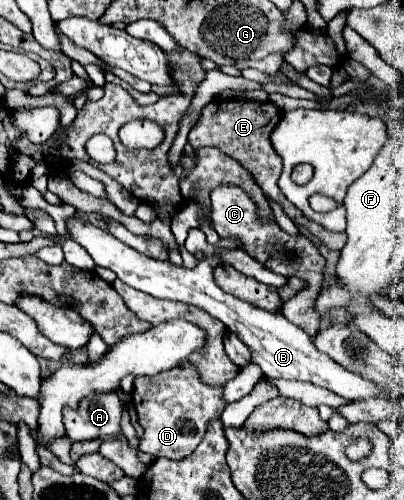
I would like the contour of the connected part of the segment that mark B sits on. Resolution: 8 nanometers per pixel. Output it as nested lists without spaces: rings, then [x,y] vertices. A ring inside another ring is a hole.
[[[67,218],[67,228],[69,228],[71,238],[77,240],[81,246],[85,246],[85,250],[91,254],[91,258],[95,260],[97,266],[113,270],[119,280],[133,286],[135,290],[141,290],[155,298],[177,300],[177,302],[197,306],[201,310],[207,310],[213,318],[221,320],[229,330],[237,332],[239,340],[251,350],[253,362],[263,370],[265,376],[285,378],[285,380],[307,380],[307,382],[313,382],[317,386],[323,386],[323,388],[343,396],[345,400],[367,400],[367,398],[377,398],[377,396],[385,394],[385,388],[381,388],[381,384],[373,384],[373,380],[365,380],[361,374],[341,368],[341,364],[337,364],[335,360],[331,360],[329,356],[319,352],[311,342],[311,336],[305,330],[291,324],[289,320],[285,320],[283,314],[273,314],[273,312],[267,312],[261,308],[253,308],[249,302],[243,302],[235,296],[225,294],[213,282],[211,272],[219,264],[215,258],[201,260],[197,264],[197,268],[187,270],[183,266],[171,264],[169,260],[161,262],[161,260],[149,258],[149,256],[125,246],[115,236],[105,234],[101,228],[83,224],[77,218]]]

